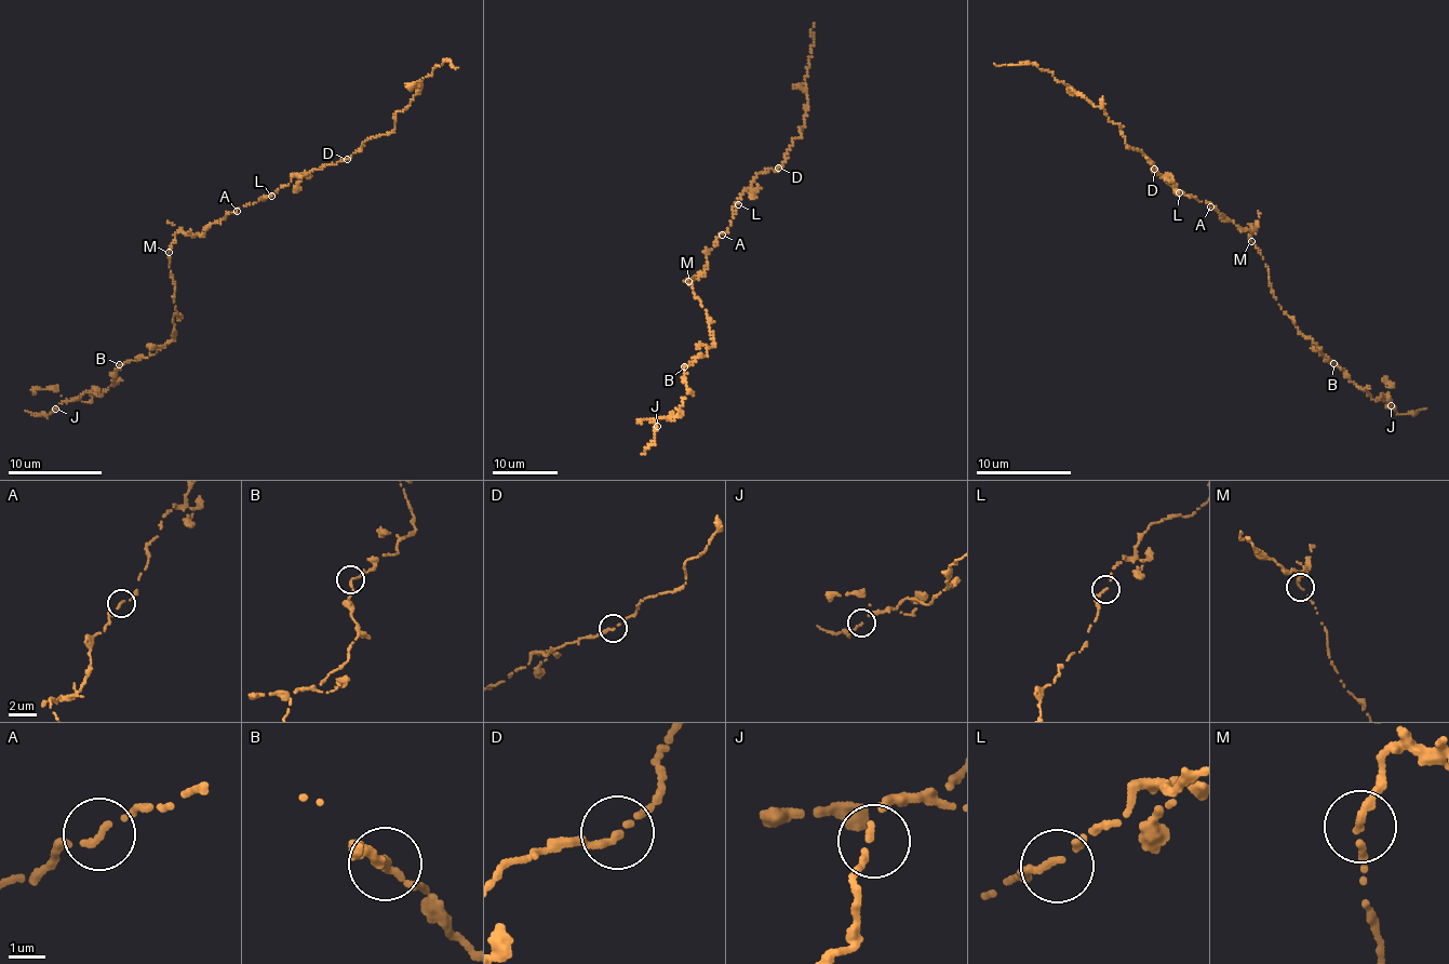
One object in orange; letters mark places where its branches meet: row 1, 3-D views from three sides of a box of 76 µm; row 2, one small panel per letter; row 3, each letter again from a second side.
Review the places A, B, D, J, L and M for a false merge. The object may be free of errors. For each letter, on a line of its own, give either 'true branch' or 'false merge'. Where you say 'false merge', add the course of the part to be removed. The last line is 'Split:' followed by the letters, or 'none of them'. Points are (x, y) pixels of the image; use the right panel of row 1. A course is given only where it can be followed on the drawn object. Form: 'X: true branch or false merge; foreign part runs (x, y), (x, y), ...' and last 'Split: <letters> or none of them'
A: true branch
B: true branch
D: true branch
J: true branch
L: true branch
M: true branch
Split: none of them

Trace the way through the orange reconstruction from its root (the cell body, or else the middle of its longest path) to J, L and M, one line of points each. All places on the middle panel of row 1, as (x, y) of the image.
J: (714, 246), (703, 271), (688, 280), (714, 343), (685, 369), (682, 405), (657, 426)
L: (714, 246), (719, 237), (726, 233), (738, 204)
M: (714, 246), (708, 251), (703, 271), (688, 281)

